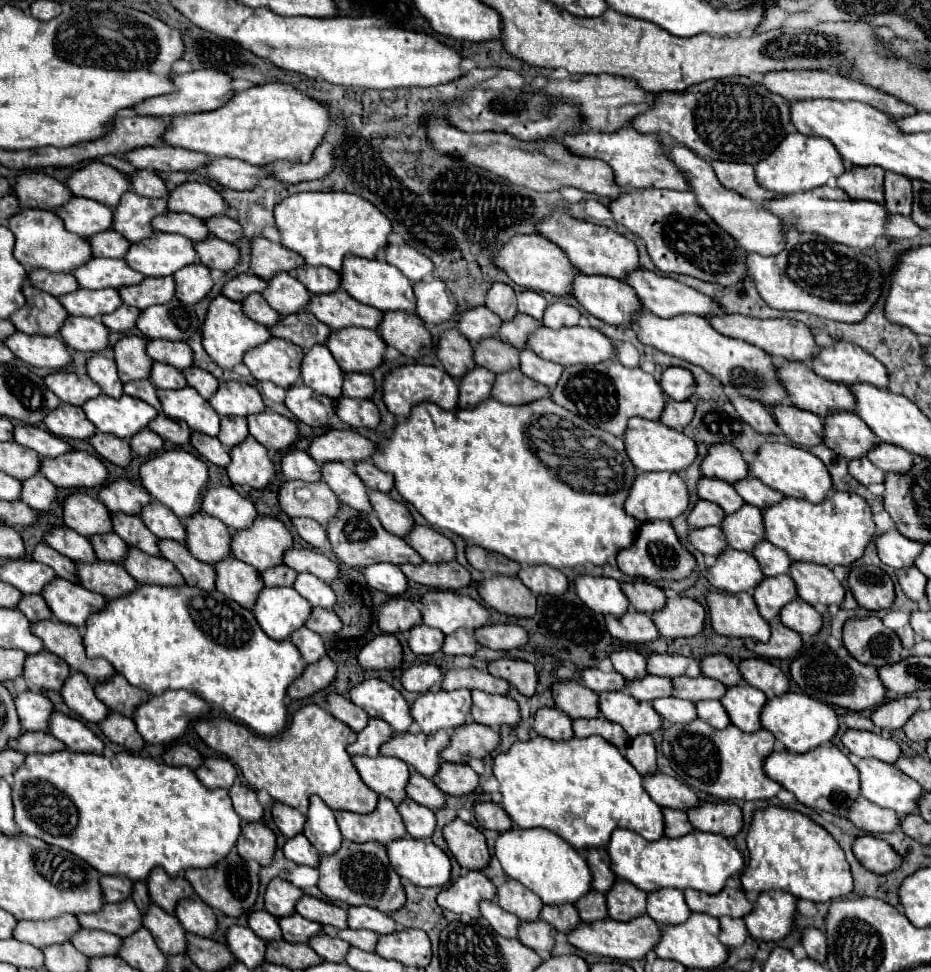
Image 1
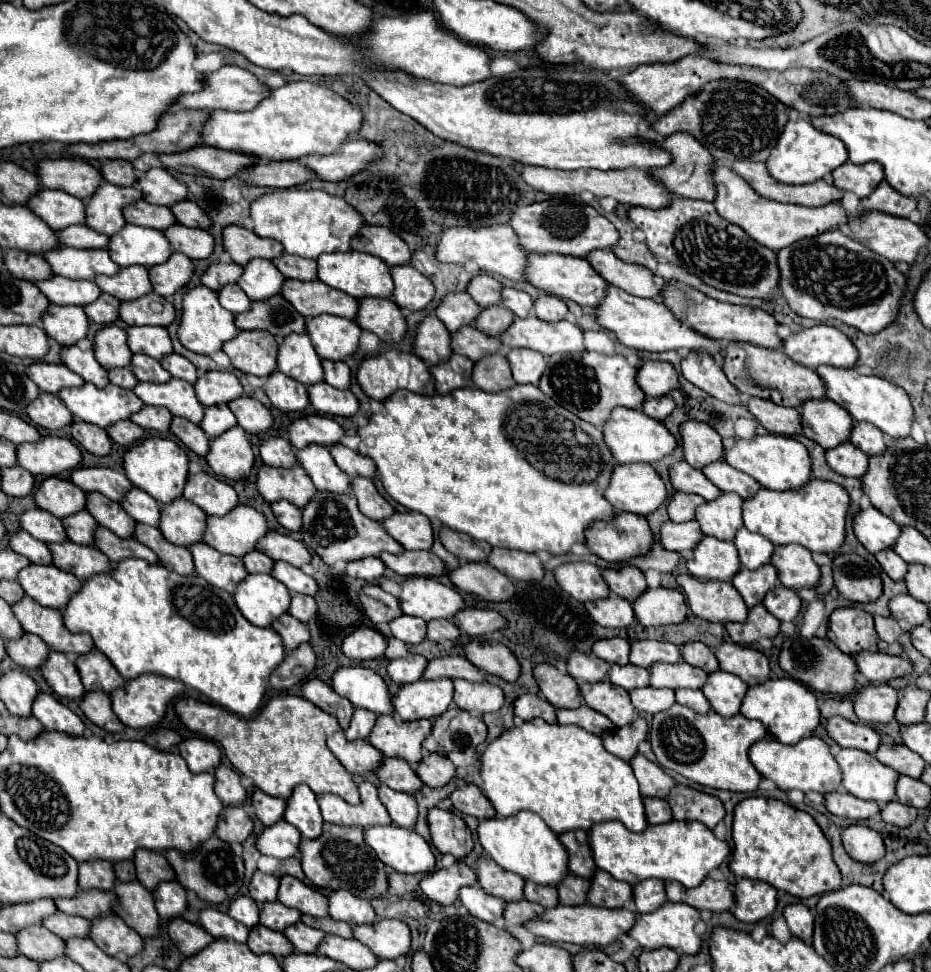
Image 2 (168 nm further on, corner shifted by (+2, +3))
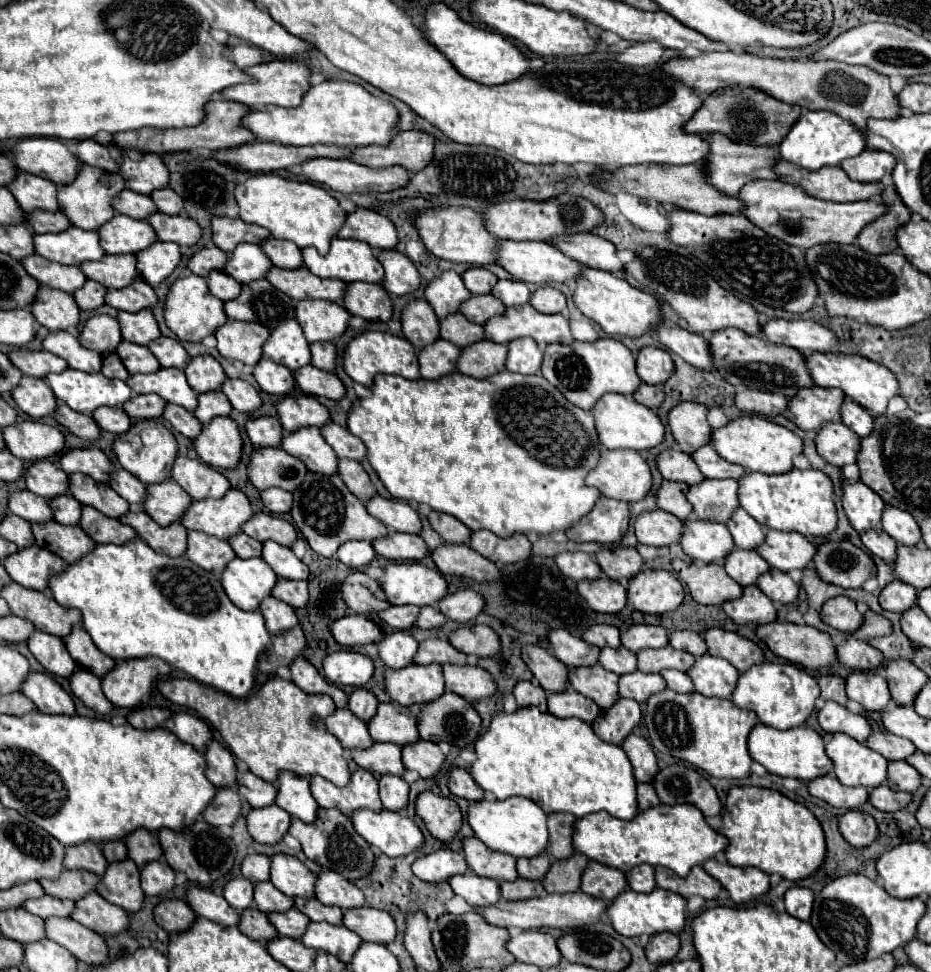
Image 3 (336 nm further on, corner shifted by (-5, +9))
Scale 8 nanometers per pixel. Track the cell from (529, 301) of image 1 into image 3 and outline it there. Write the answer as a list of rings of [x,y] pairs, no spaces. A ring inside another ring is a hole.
[[[501,279],[497,281],[497,285],[493,287],[491,295],[495,295],[497,299],[501,299],[507,307],[517,307],[517,305],[525,305],[531,301],[531,293],[527,289],[527,285],[523,281],[509,281],[509,279]]]

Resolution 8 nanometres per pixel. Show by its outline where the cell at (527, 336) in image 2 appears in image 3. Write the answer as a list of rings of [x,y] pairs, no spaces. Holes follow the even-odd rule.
[[[529,303],[521,307],[509,307],[503,315],[485,323],[485,339],[495,343],[509,343],[517,337],[531,337],[539,345],[549,343],[573,343],[569,319],[561,313],[541,315]]]

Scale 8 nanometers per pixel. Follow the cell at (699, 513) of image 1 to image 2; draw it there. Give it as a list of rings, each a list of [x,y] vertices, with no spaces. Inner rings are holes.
[[[676,491],[668,503],[668,517],[672,521],[690,521],[694,519],[694,507],[702,505],[704,499],[698,495],[690,495],[690,493],[682,493]]]

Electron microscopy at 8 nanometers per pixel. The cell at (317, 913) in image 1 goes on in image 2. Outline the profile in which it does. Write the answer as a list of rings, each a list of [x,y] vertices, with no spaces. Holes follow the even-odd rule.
[[[292,875],[280,877],[278,901],[312,917],[326,917],[326,897]]]

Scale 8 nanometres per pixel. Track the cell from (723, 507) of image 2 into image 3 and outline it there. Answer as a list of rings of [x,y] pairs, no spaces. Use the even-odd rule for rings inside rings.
[[[705,479],[703,483],[689,487],[687,497],[701,521],[727,523],[739,507],[737,489],[739,483],[735,479]]]

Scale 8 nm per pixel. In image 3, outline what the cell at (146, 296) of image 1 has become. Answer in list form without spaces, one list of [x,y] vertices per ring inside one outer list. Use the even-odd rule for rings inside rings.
[[[107,255],[101,261],[87,261],[79,269],[107,289],[123,289],[137,279],[137,261],[133,255]]]

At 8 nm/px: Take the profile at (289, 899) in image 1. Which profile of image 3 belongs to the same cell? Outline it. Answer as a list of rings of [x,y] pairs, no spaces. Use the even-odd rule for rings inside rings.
[[[247,855],[241,863],[241,871],[243,871],[245,879],[249,879],[251,883],[269,881],[271,859],[265,857],[265,855]]]

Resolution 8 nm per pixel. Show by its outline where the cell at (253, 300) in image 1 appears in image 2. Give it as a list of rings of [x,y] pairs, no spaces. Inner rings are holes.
[[[228,283],[218,291],[218,301],[224,309],[232,311],[232,313],[242,313],[250,309],[250,299],[246,299],[246,295],[242,295],[242,289],[236,283]]]

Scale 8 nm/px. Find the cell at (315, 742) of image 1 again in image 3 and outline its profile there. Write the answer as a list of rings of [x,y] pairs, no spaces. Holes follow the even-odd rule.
[[[279,677],[267,681],[247,699],[233,699],[193,679],[161,679],[157,685],[169,701],[213,725],[233,755],[245,761],[257,777],[275,783],[281,771],[293,771],[301,777],[321,775],[337,787],[349,785],[351,771],[343,757],[343,747],[337,737],[327,733],[323,723],[335,711],[335,703],[329,695],[309,695],[293,681]]]

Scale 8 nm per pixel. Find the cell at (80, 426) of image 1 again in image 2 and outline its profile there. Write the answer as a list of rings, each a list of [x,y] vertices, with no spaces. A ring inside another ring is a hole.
[[[40,393],[38,399],[26,405],[24,413],[32,419],[32,423],[50,431],[70,425],[74,421],[70,411],[66,411],[66,407],[62,407],[62,401],[52,393]]]

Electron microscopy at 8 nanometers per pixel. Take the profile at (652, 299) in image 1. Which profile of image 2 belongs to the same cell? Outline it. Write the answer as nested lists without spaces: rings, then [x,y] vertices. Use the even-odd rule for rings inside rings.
[[[610,249],[608,251],[592,251],[586,255],[586,261],[594,267],[594,271],[602,279],[606,279],[606,283],[616,285],[616,287],[628,291],[630,295],[660,301],[660,285],[646,267],[620,261]]]

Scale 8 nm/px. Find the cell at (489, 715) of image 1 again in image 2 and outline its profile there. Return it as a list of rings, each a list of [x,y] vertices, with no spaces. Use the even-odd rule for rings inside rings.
[[[452,679],[452,683],[454,683],[456,707],[460,707],[472,715],[498,711],[504,703],[504,695],[498,685],[484,683],[484,681],[472,683],[466,679]]]

